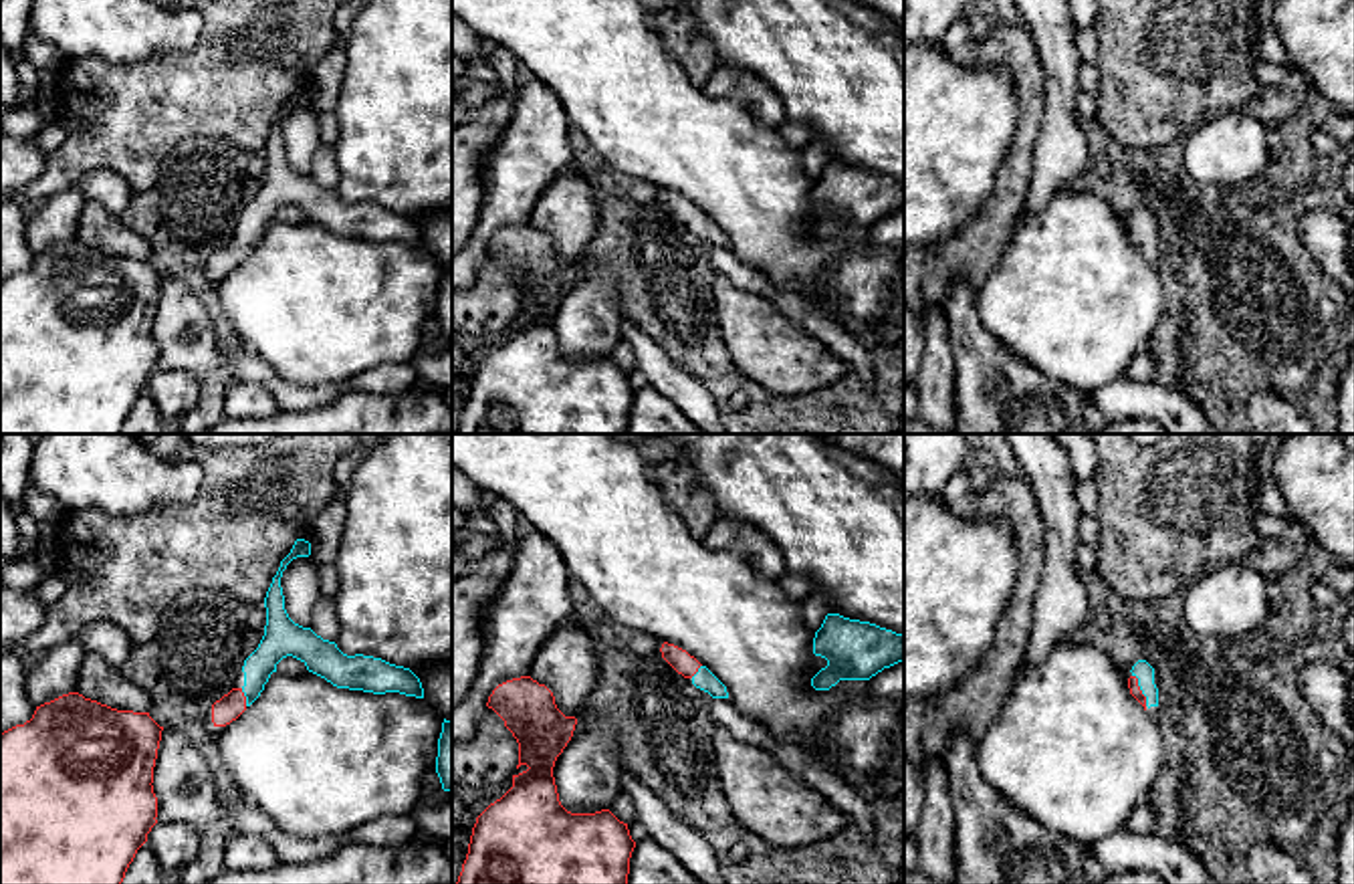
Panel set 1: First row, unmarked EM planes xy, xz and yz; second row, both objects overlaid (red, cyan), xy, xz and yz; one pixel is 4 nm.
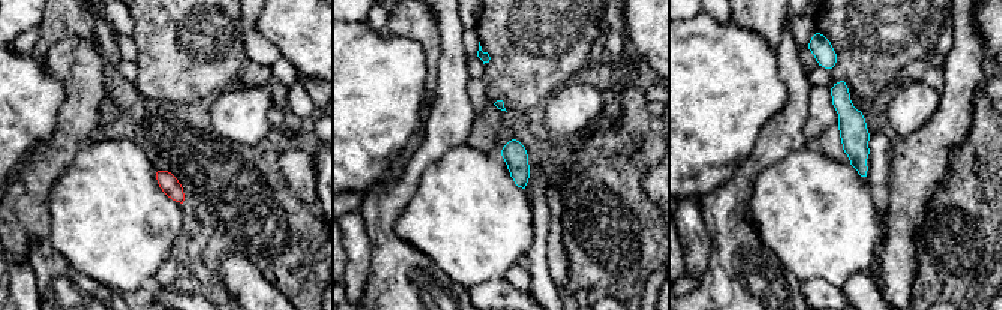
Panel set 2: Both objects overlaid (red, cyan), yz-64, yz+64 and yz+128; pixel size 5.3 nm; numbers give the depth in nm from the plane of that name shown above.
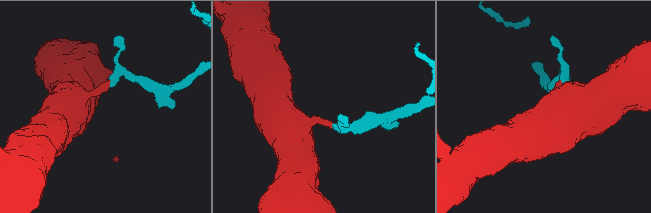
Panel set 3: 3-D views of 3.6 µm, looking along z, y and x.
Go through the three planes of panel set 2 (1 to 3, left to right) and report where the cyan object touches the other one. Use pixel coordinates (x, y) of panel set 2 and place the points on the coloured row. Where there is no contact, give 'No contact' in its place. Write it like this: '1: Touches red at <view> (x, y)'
1: No contact
2: No contact
3: No contact

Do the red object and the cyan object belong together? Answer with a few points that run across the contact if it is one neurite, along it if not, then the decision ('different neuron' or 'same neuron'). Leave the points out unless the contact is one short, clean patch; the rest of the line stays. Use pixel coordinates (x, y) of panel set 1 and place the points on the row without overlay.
line yz (1133, 231), (1141, 239), (1143, 218); same neuron

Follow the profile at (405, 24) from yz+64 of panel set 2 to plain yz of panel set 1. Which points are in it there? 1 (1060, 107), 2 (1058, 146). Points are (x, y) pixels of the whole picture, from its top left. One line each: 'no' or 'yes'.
1: no
2: no

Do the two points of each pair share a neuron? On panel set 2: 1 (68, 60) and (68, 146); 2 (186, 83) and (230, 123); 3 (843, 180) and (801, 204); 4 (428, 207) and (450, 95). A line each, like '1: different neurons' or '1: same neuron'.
1: same neuron
2: different neurons
3: same neuron
4: different neurons

